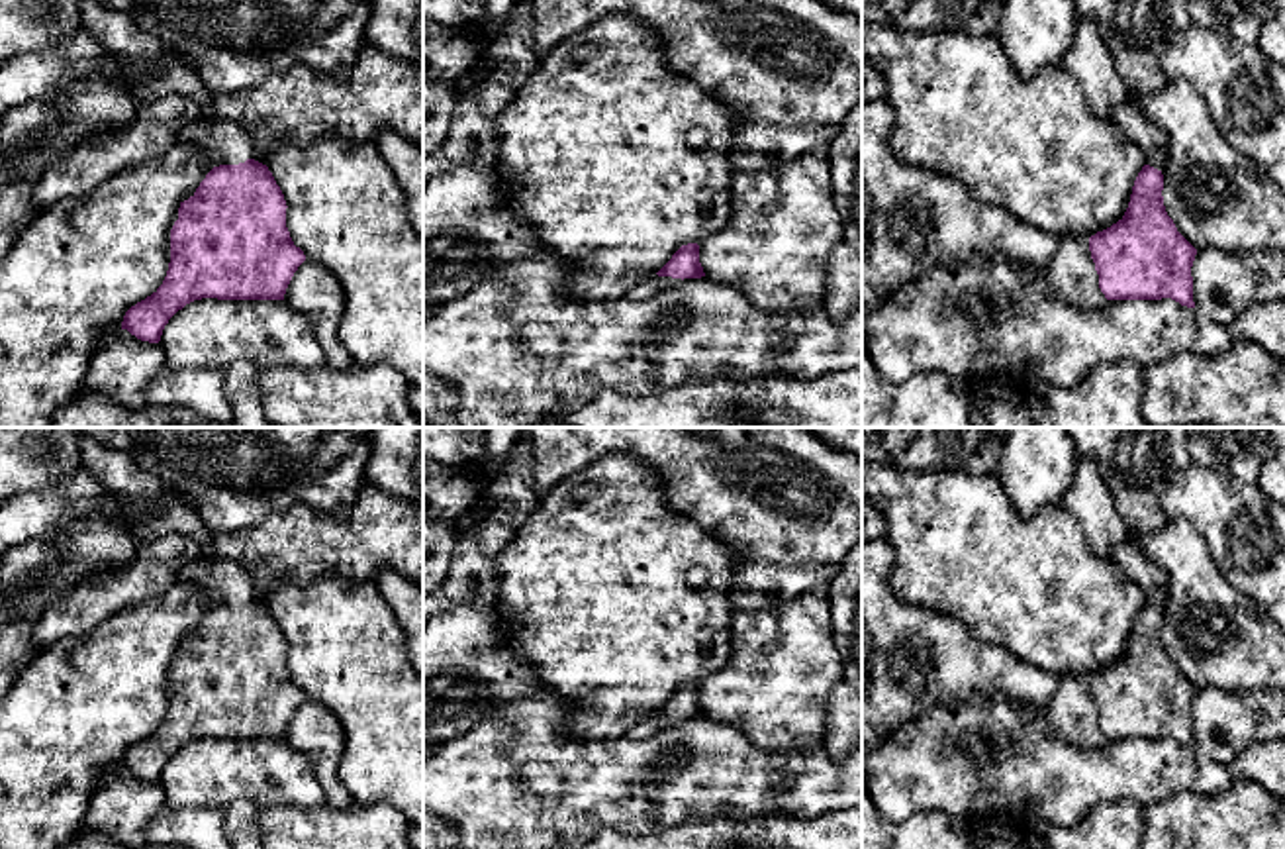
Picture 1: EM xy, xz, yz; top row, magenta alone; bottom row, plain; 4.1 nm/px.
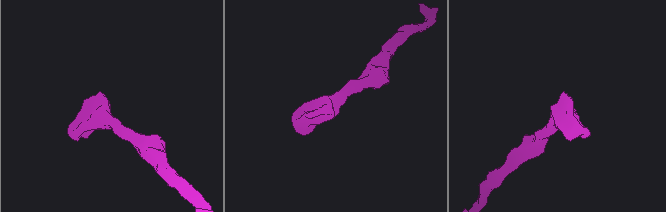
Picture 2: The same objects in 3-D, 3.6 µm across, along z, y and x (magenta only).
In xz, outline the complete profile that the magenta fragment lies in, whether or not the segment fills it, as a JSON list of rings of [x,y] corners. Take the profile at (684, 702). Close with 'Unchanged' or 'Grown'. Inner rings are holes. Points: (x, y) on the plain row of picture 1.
[[[688,682],[682,684],[672,698],[652,716],[641,720],[633,729],[633,737],[648,737],[658,729],[678,724],[684,718],[701,718],[705,716],[699,702],[699,684]]]. Grown

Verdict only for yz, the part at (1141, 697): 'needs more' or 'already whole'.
needs more

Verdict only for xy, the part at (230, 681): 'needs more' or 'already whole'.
needs more

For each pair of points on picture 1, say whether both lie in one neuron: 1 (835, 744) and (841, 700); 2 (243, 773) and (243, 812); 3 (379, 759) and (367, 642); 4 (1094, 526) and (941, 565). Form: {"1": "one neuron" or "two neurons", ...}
{"1": "one neuron", "2": "two neurons", "3": "one neuron", "4": "two neurons"}

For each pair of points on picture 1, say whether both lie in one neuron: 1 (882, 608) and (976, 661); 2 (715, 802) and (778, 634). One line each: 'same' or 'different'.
1: same
2: different

